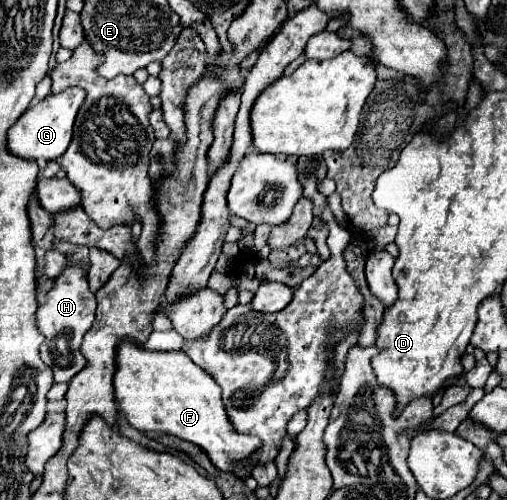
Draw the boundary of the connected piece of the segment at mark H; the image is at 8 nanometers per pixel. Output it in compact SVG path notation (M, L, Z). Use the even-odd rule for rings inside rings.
M74 264L66 268L64 274L54 280L54 288L46 294L46 302L38 306L38 312L36 312L38 328L46 336L44 344L40 346L40 356L44 364L52 368L56 384L70 382L86 366L86 358L80 352L80 344L82 344L84 334L94 324L96 298L88 288L82 268L86 268L86 264Z

